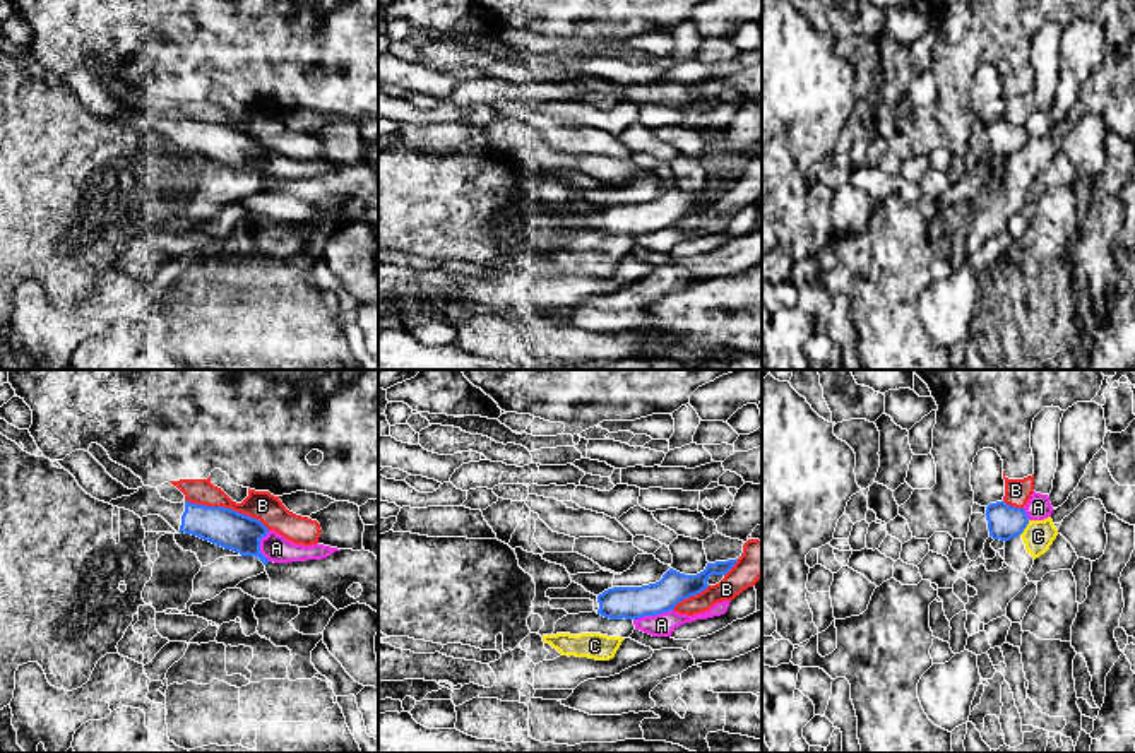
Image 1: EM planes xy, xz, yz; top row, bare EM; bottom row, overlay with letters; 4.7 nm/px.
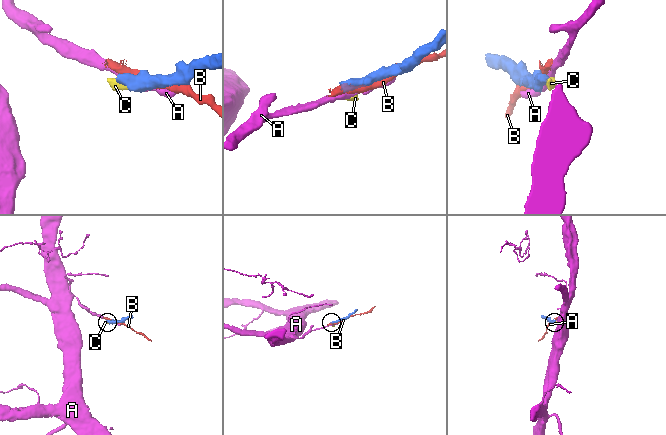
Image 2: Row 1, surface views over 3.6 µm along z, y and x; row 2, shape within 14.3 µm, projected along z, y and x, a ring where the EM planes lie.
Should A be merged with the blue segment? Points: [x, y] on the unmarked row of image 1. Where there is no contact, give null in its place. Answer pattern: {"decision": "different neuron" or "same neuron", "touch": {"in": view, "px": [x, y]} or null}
{"decision": "different neuron", "touch": {"in": "xz", "px": [653, 231]}}

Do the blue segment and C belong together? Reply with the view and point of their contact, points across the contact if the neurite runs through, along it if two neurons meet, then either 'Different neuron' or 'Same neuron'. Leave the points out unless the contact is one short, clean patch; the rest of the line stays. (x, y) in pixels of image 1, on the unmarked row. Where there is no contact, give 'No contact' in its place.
Touches blue at yz (1026, 142). Boundary: yz (1029, 137), (1019, 151). Different neuron

